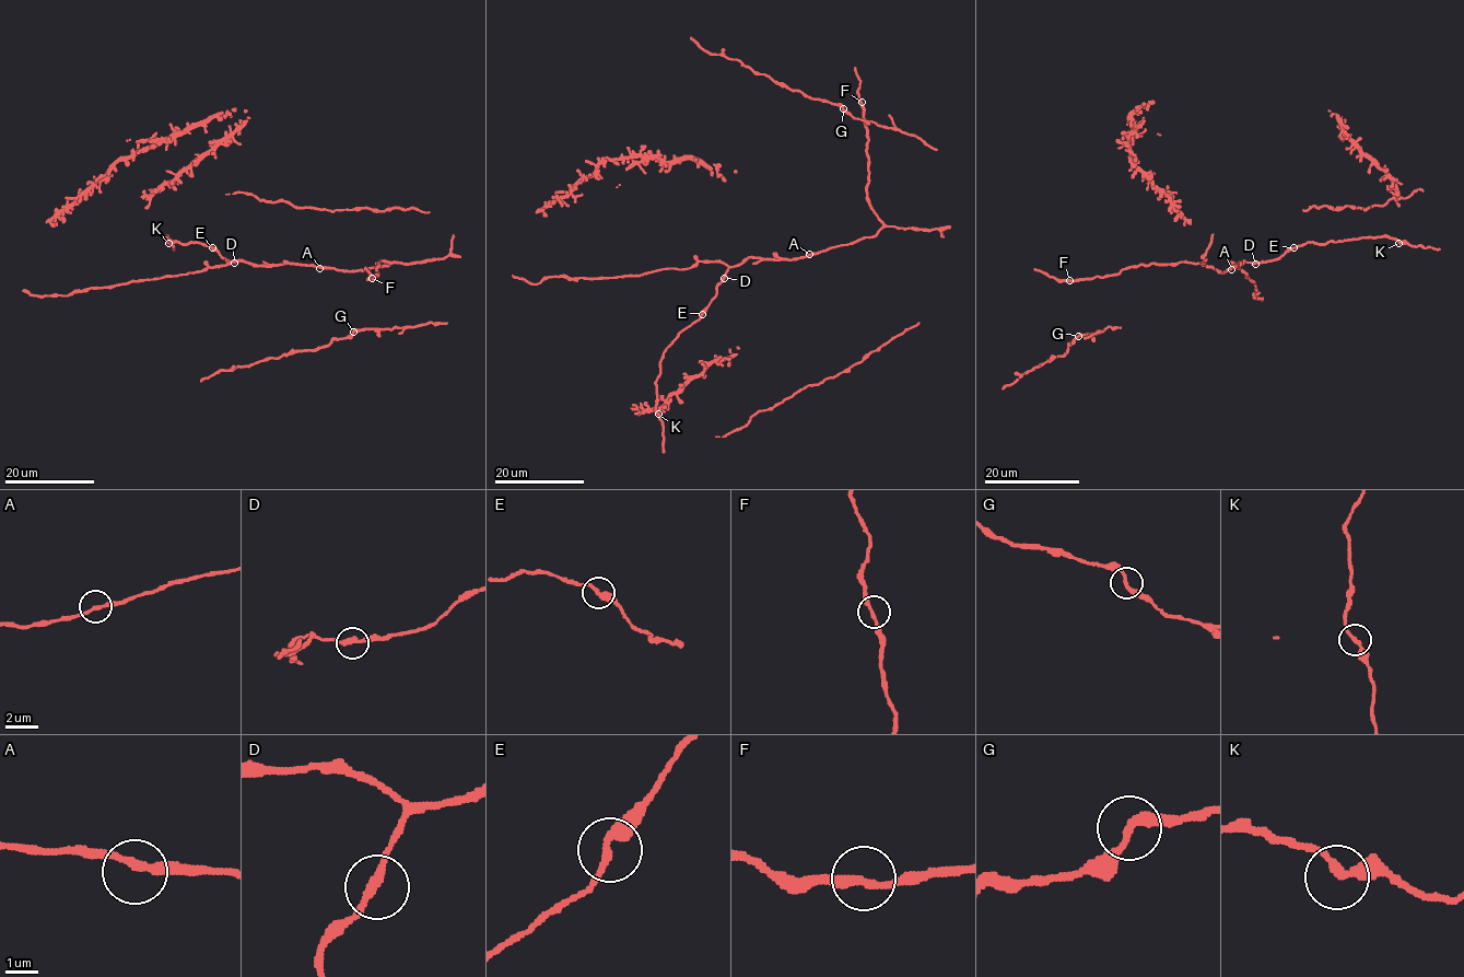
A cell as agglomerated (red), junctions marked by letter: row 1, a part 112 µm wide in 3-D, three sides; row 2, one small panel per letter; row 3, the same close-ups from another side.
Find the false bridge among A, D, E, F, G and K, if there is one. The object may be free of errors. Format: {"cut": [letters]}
{"cut": []}

